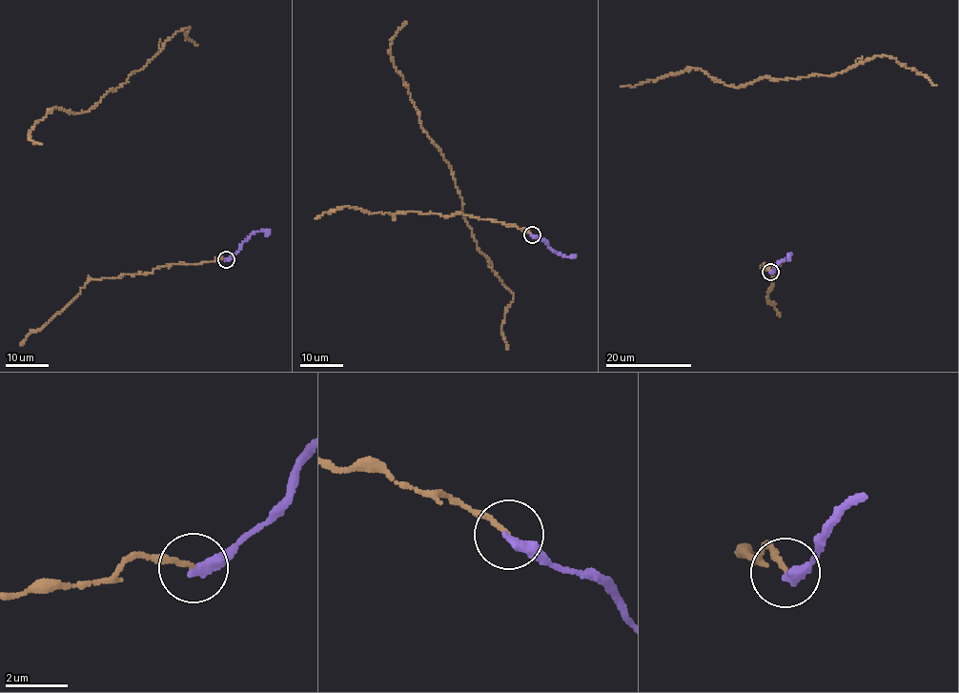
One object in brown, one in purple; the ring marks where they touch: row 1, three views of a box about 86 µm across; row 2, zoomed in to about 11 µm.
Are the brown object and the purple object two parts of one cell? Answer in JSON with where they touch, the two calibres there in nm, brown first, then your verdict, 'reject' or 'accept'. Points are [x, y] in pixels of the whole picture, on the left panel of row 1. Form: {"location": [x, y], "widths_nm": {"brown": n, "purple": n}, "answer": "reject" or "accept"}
{"location": [226, 259], "widths_nm": {"brown": 130, "purple": 360}, "answer": "reject"}

